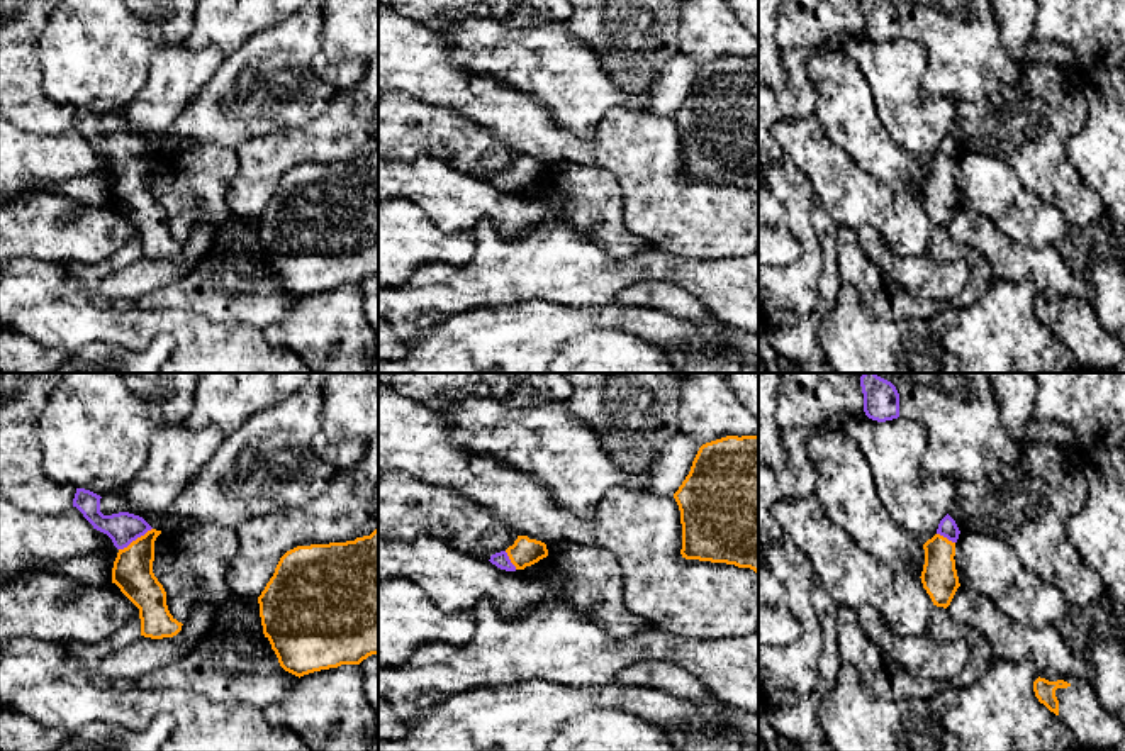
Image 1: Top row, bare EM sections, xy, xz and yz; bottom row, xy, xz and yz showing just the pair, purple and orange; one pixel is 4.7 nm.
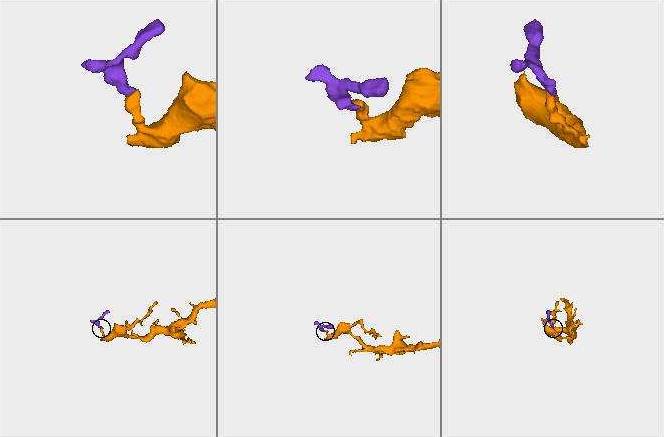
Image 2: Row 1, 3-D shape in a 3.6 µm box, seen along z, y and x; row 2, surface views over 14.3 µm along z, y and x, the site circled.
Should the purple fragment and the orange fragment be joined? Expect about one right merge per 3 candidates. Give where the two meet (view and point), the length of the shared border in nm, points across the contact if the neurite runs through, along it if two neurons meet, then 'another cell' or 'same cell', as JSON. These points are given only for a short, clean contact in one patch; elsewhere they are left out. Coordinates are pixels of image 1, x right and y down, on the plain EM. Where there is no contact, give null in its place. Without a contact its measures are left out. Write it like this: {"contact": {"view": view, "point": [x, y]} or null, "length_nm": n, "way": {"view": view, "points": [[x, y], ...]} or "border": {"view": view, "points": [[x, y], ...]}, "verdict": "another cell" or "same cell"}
{"contact": {"view": "xy", "point": [134, 160]}, "length_nm": 190, "way": {"view": "xy", "points": [[123, 148], [134, 160], [133, 194]]}, "verdict": "same cell"}

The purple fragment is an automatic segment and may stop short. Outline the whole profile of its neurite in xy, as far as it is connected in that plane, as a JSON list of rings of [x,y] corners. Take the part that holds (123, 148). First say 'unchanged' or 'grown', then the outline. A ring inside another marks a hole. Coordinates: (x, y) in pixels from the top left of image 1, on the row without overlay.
grown; [[[76,108],[73,127],[119,170],[112,203],[139,229],[141,256],[151,259],[176,256],[183,244],[170,234],[166,212],[153,193],[154,161],[161,151],[129,132],[104,136],[100,119],[90,110]]]

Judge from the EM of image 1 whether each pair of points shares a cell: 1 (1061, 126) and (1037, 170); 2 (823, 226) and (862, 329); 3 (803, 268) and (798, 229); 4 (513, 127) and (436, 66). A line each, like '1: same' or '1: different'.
1: same
2: different
3: same
4: same

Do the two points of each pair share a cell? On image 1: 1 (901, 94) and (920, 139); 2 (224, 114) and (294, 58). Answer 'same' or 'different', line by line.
1: same
2: same

